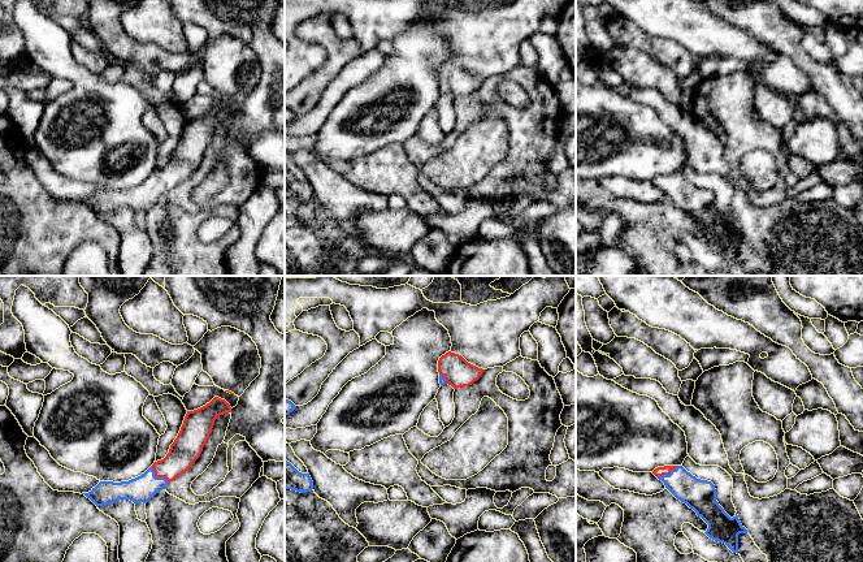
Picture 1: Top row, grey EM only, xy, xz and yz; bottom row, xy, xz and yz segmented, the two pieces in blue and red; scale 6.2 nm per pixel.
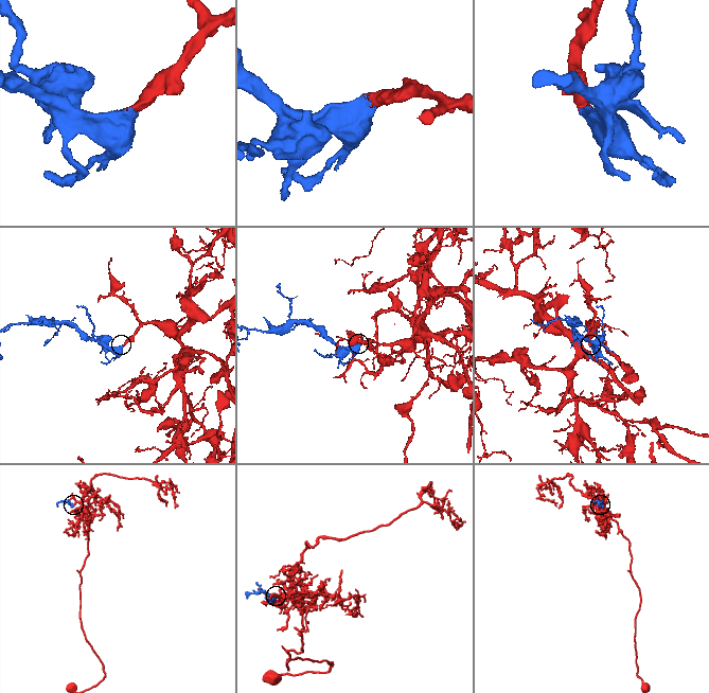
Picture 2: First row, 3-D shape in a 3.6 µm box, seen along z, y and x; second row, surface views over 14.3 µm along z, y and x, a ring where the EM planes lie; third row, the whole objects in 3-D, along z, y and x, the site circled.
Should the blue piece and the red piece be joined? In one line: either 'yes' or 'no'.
yes

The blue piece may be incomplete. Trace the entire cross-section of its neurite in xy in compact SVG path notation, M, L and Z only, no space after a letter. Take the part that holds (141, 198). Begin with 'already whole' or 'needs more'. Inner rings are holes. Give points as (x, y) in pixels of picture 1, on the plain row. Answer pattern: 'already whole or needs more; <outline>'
needs more; M218 105L198 118L187 120L181 139L164 168L155 170L135 187L121 191L100 190L91 200L82 203L96 215L110 213L118 208L130 208L135 213L147 212L194 173L203 160L214 129L226 121L231 121L231 116Z

